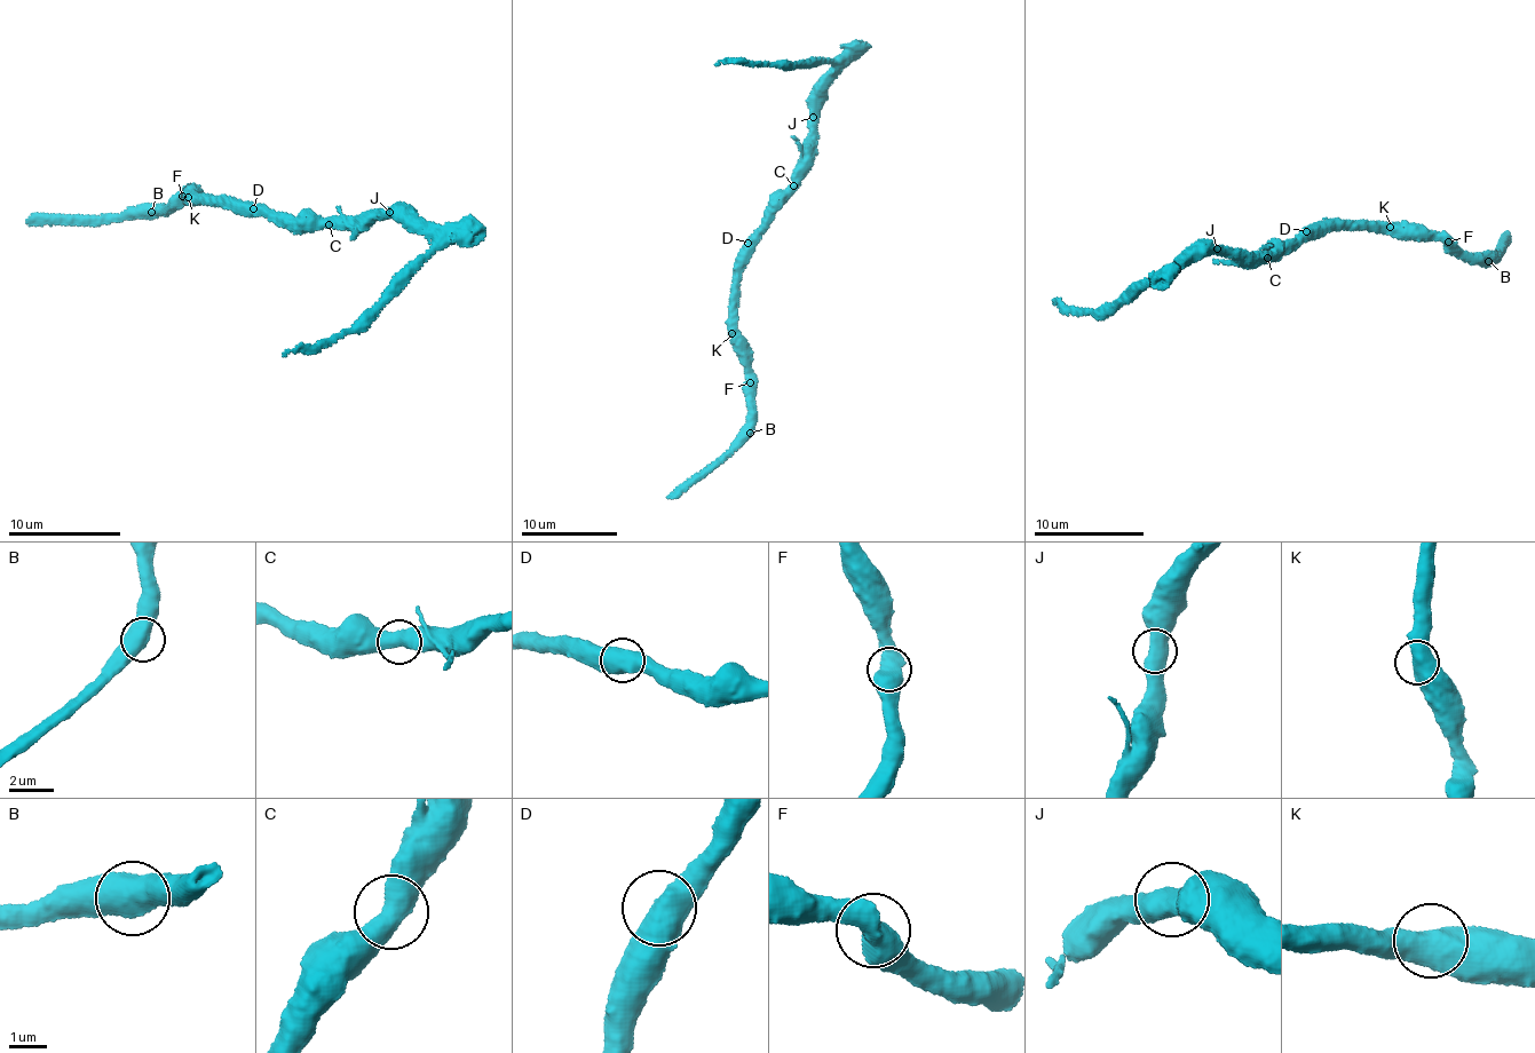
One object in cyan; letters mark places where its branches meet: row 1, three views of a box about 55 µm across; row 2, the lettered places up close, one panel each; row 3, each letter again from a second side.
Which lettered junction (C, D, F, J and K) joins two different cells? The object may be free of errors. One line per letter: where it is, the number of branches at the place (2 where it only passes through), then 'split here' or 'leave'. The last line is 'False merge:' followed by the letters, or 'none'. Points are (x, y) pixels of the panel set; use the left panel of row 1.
C: (329, 224) | 2 | leave
D: (253, 208) | 2 | leave
F: (182, 196) | 2 | leave
J: (389, 212) | 2 | leave
K: (188, 197) | 2 | leave
False merge: none

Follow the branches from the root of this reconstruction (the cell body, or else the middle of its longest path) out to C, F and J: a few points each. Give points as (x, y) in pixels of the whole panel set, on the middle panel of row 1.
C: (776, 207), (793, 185)
F: (776, 207), (738, 282), (735, 346), (751, 382)
J: (776, 207), (793, 183), (813, 117)

